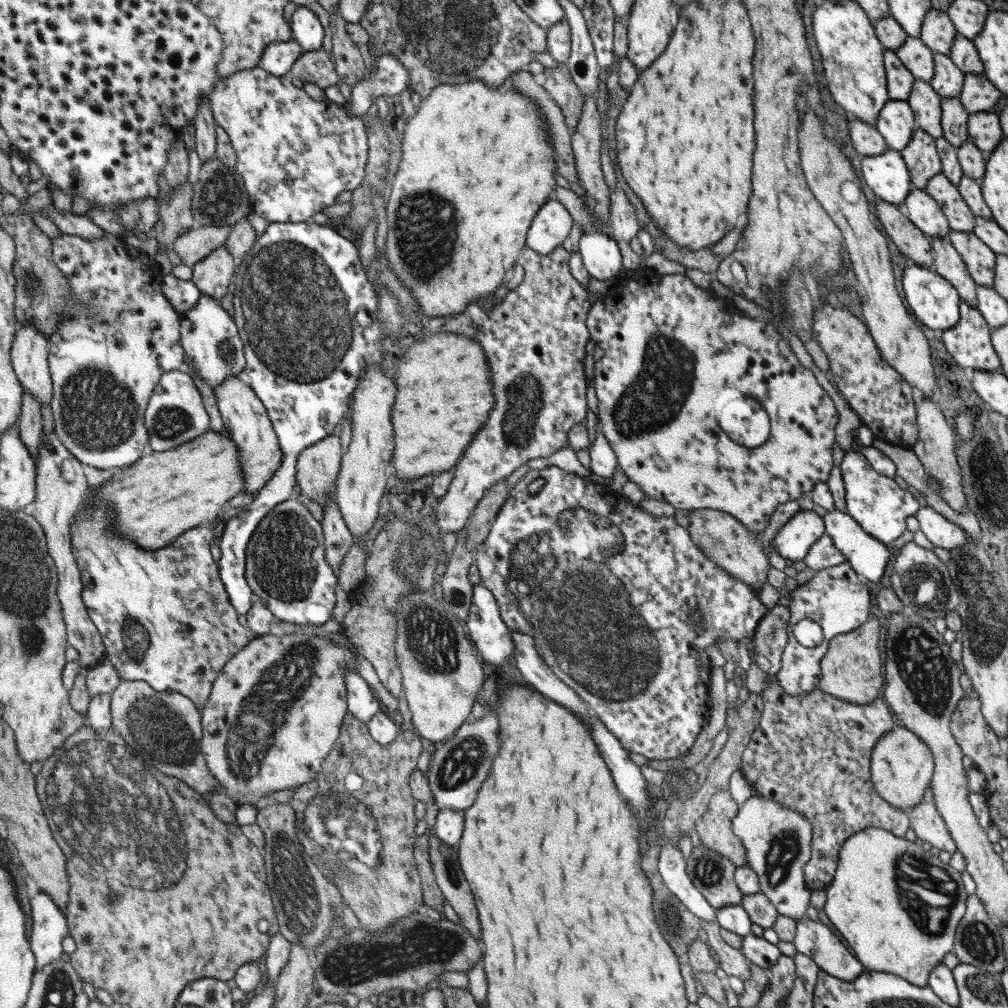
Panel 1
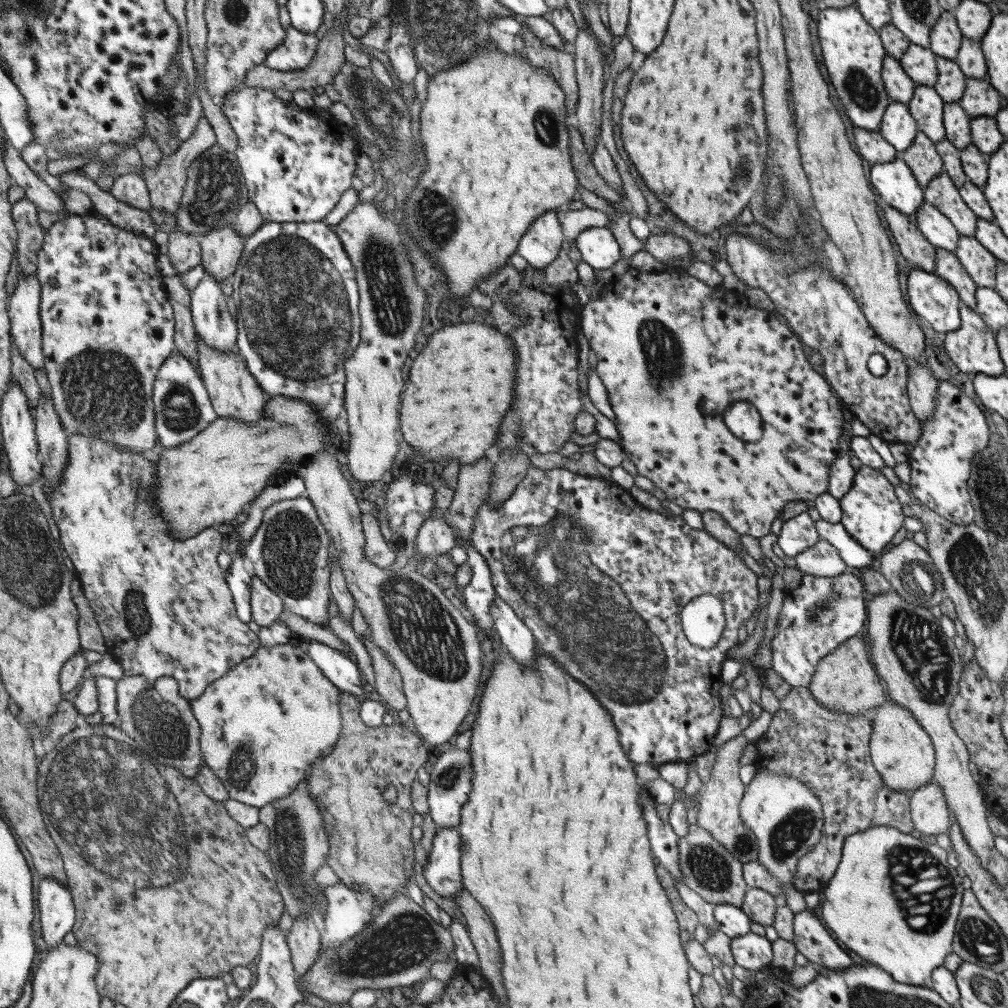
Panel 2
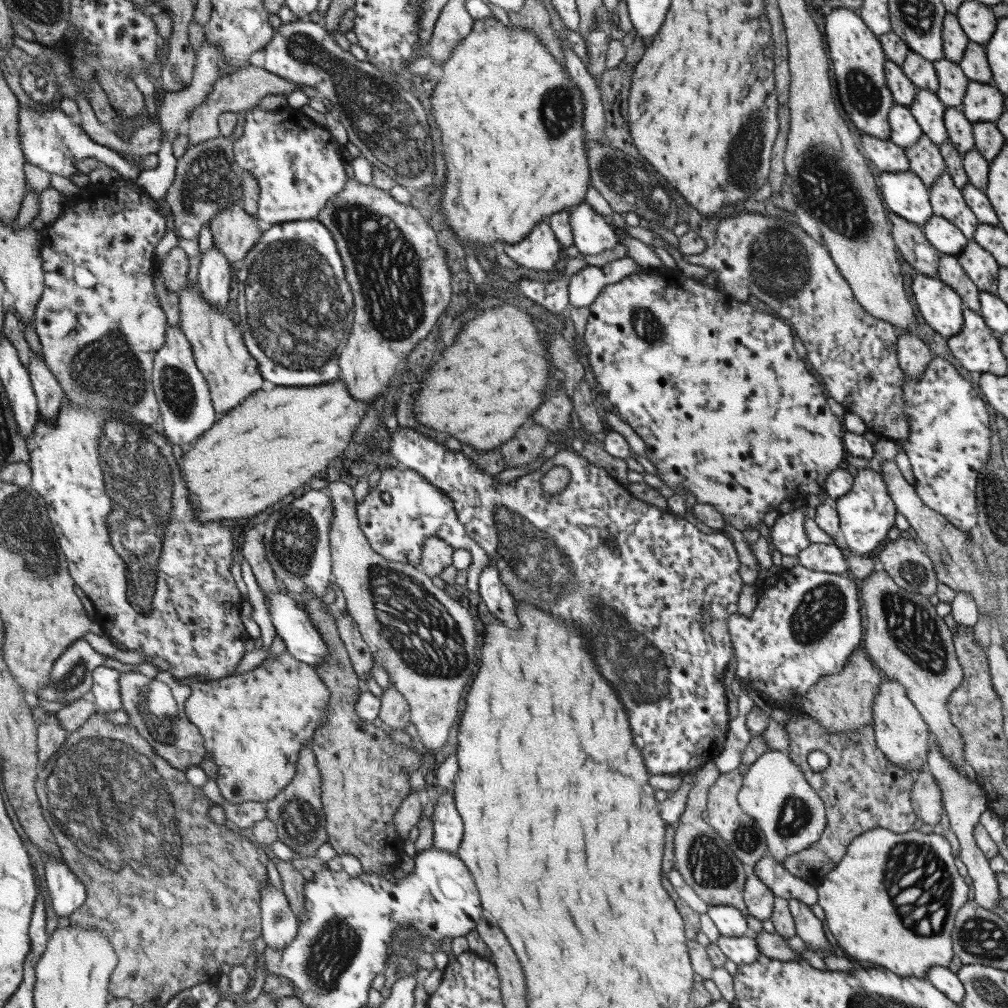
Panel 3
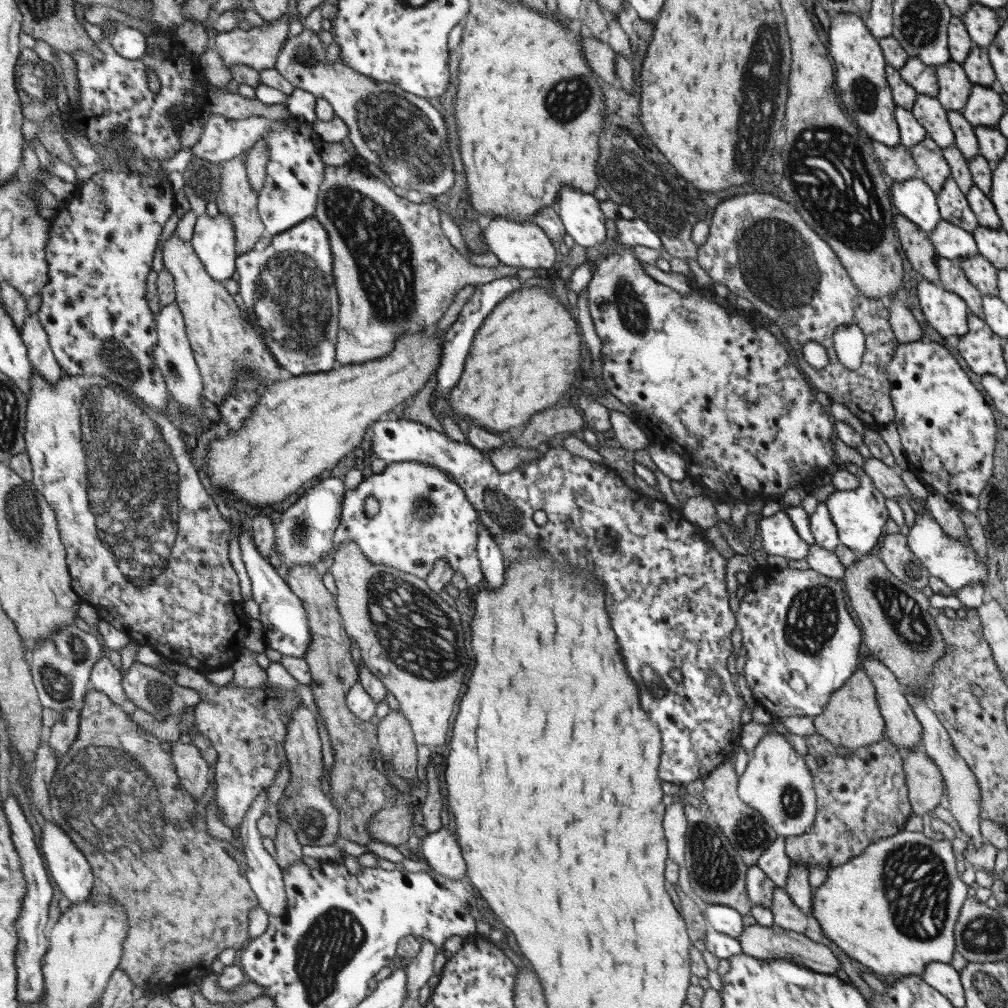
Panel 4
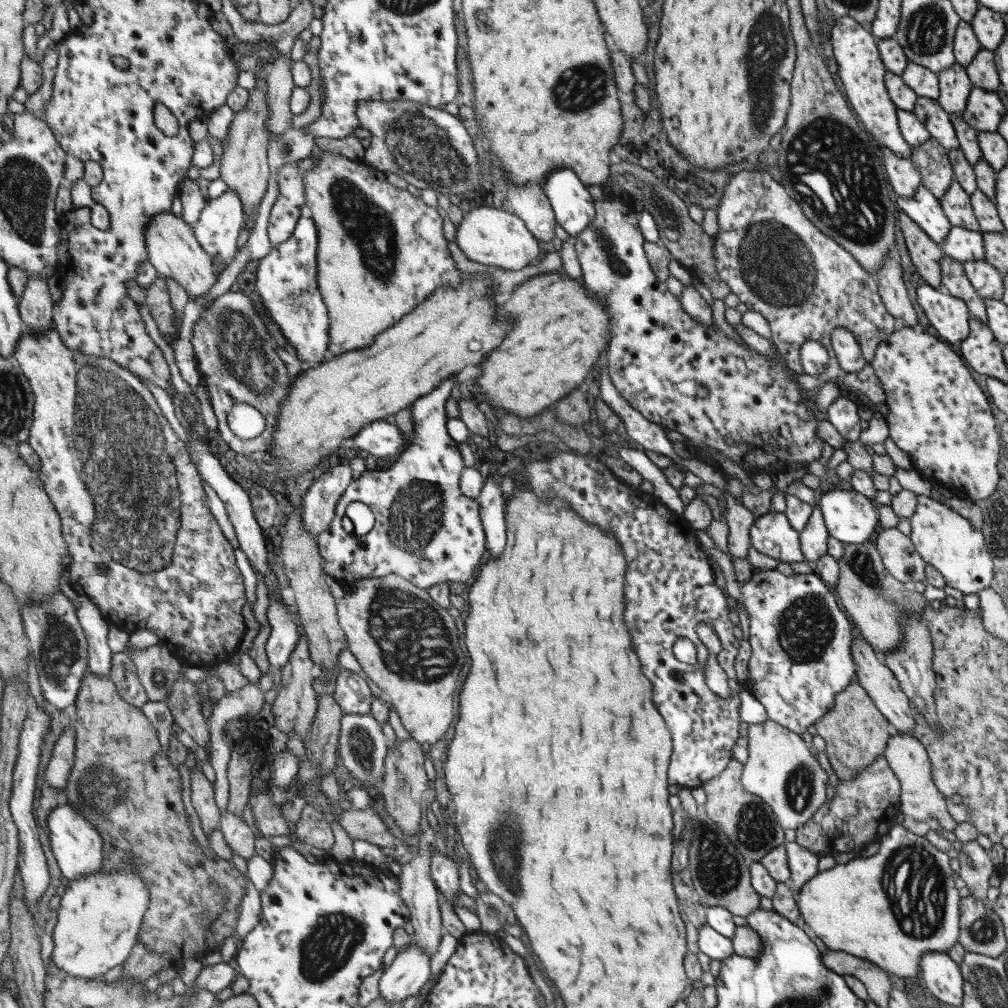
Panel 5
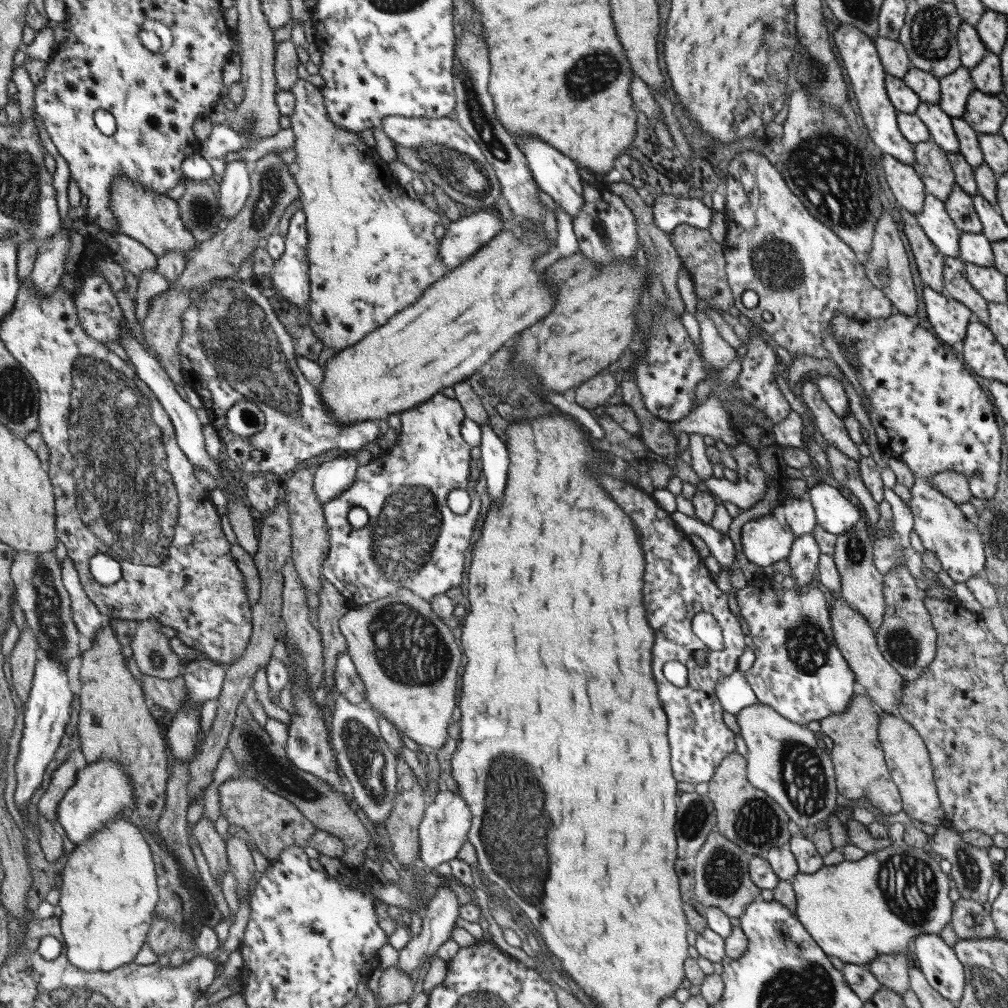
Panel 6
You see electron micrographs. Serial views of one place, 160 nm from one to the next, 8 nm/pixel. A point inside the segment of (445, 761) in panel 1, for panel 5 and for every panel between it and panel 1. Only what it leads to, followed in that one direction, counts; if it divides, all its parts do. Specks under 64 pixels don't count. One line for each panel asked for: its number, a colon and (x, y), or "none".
2: (449, 784)
3: (446, 823)
4: (441, 852)
5: (444, 873)

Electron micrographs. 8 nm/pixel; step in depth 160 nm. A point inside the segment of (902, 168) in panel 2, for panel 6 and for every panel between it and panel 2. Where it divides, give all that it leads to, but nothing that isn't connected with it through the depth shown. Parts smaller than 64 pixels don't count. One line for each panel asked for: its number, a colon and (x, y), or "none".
3: (903, 193)
4: (912, 198)
5: (922, 208)
6: (935, 222)

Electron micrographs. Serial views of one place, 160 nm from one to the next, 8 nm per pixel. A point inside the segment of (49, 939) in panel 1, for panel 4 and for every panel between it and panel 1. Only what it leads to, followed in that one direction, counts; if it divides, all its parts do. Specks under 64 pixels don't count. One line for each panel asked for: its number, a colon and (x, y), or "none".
2: (55, 902)
3: (67, 893)
4: (69, 869)

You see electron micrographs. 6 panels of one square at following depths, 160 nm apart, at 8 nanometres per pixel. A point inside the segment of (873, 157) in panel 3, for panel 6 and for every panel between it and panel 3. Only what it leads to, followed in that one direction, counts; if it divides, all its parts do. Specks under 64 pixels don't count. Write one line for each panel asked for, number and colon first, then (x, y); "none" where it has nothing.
4: (896, 163)
5: (901, 173)
6: (907, 189)

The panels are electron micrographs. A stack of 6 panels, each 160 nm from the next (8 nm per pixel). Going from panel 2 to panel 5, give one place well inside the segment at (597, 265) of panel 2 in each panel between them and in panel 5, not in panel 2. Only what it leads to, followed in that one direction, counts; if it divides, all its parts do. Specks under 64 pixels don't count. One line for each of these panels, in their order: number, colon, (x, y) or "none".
3: (591, 232)
4: (580, 215)
5: (572, 206)

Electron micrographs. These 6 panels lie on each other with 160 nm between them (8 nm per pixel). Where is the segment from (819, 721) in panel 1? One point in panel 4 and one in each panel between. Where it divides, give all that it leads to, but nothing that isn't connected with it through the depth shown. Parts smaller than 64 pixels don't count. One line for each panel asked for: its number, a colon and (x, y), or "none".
2: (827, 751)
3: (860, 789)
4: (862, 797)

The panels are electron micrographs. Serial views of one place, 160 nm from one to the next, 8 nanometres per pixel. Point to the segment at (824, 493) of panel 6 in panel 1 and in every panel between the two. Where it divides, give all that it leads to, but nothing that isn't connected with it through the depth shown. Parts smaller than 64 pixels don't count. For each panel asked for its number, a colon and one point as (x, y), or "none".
1: (876, 503)
2: (871, 514)
3: (865, 514)
4: (859, 515)
5: (850, 517)

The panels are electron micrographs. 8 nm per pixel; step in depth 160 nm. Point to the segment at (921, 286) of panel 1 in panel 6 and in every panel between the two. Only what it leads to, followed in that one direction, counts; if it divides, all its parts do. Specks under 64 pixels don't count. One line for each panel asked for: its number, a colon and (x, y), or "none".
2: (930, 297)
3: (940, 306)
4: (945, 312)
5: (948, 315)
6: (948, 318)

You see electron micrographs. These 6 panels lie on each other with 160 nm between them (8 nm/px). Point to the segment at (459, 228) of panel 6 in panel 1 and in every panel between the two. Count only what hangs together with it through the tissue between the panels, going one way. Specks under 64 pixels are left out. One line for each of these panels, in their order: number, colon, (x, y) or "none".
1: (551, 224)
2: (543, 238)
3: (538, 250)
4: (519, 245)
5: (486, 235)

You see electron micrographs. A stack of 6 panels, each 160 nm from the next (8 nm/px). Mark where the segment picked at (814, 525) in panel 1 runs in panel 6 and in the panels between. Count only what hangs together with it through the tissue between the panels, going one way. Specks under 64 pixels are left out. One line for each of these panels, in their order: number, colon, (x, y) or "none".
2: (798, 533)
3: (787, 533)
4: (778, 537)
5: (770, 534)
6: (765, 540)

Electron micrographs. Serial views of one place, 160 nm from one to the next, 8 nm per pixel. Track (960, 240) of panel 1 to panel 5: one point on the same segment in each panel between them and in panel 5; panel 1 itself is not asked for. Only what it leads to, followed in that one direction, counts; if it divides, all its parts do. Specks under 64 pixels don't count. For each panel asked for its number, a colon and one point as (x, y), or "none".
2: (979, 264)
3: (981, 268)
4: (978, 271)
5: (987, 281)

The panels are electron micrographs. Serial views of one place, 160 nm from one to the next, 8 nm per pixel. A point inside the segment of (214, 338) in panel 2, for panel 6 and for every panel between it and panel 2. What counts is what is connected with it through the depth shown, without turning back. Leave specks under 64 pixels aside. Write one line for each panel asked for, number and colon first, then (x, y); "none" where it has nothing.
3: (216, 272)
4: (214, 239)
5: (220, 225)
6: (235, 187)

